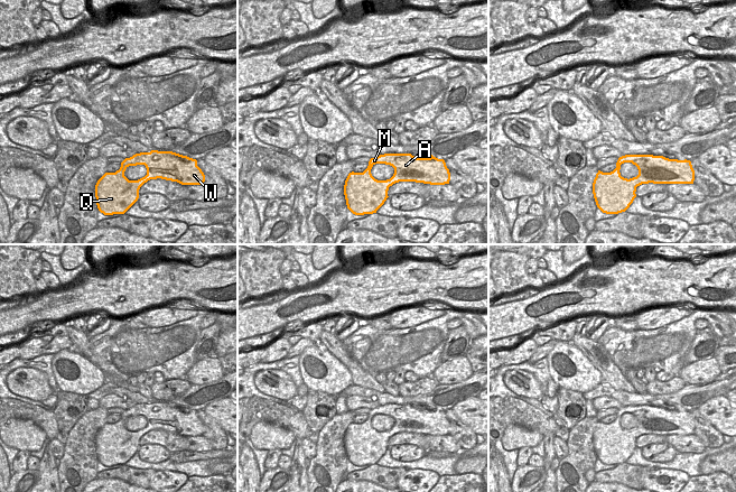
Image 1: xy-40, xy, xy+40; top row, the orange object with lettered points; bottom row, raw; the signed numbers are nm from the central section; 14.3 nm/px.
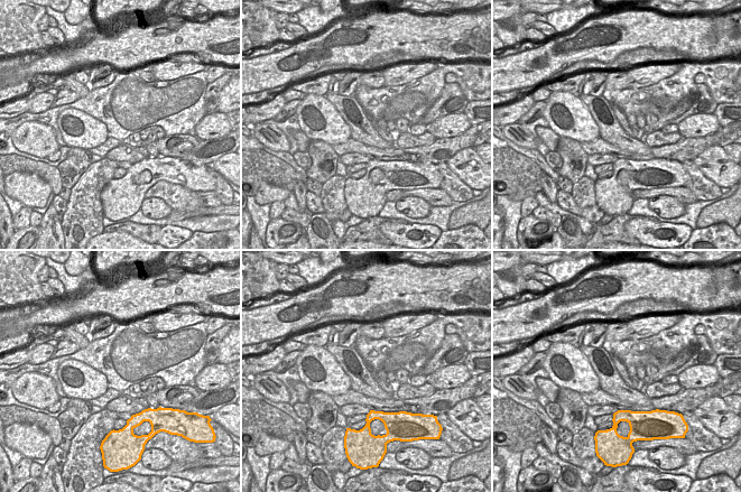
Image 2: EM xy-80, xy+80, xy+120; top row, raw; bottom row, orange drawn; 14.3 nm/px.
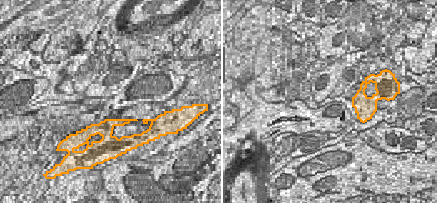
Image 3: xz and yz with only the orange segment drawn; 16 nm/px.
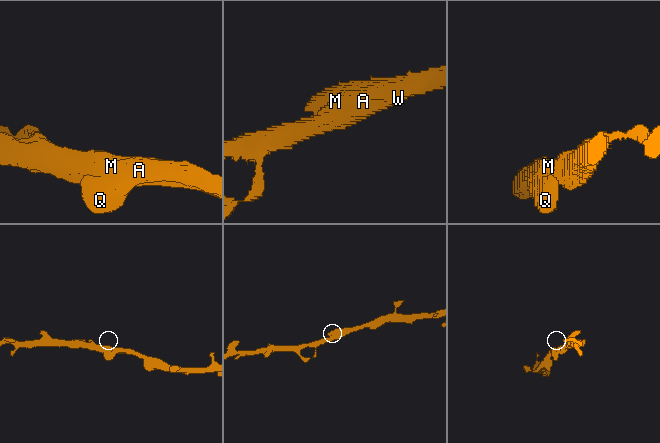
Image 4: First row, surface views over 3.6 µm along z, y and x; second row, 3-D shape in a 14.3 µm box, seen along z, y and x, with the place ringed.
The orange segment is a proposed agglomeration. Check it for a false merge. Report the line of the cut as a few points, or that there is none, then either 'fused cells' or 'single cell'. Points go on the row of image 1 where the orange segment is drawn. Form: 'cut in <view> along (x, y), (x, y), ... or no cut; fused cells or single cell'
no cut; single cell

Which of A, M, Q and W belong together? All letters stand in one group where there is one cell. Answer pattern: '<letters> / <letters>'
A M Q W

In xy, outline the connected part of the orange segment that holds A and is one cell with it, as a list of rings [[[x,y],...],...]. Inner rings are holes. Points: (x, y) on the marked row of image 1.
[[[384,154],[371,158],[363,173],[350,173],[344,185],[347,208],[355,215],[373,214],[384,204],[389,187],[399,182],[416,182],[430,185],[449,184],[450,173],[444,159],[432,155],[417,158],[411,154]],[[375,164],[394,168],[390,179],[378,180],[371,169]]]

